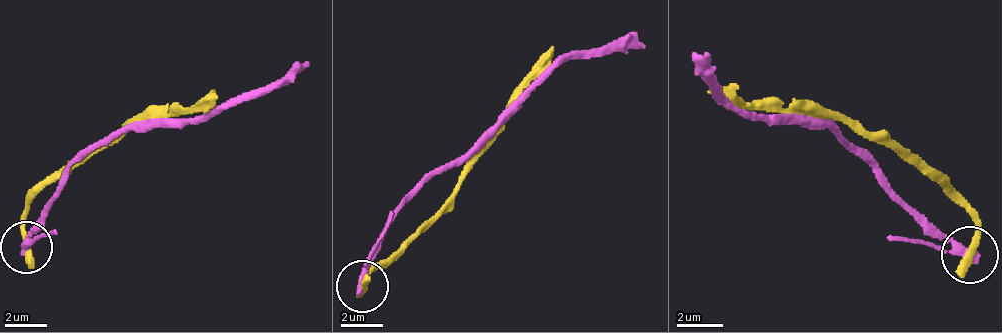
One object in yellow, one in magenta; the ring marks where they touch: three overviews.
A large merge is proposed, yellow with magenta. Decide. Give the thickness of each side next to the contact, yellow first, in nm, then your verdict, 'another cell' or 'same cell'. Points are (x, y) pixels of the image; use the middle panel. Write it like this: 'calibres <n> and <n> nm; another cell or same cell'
calibres 440 and 400 nm; another cell

